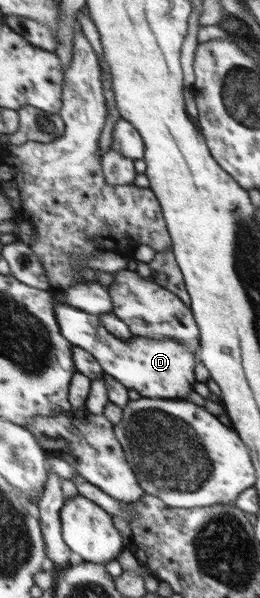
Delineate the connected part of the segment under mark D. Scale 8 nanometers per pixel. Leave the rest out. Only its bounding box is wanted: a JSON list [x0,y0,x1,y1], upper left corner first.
[56,303,199,399]

